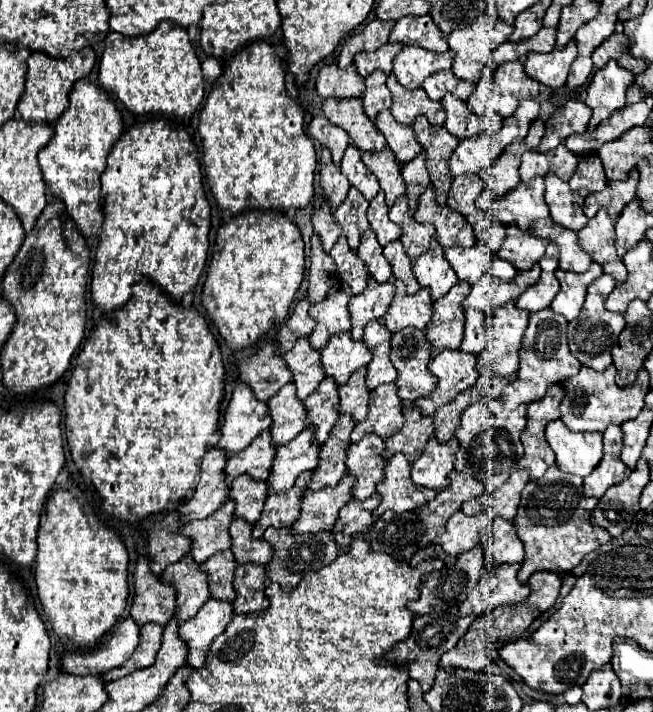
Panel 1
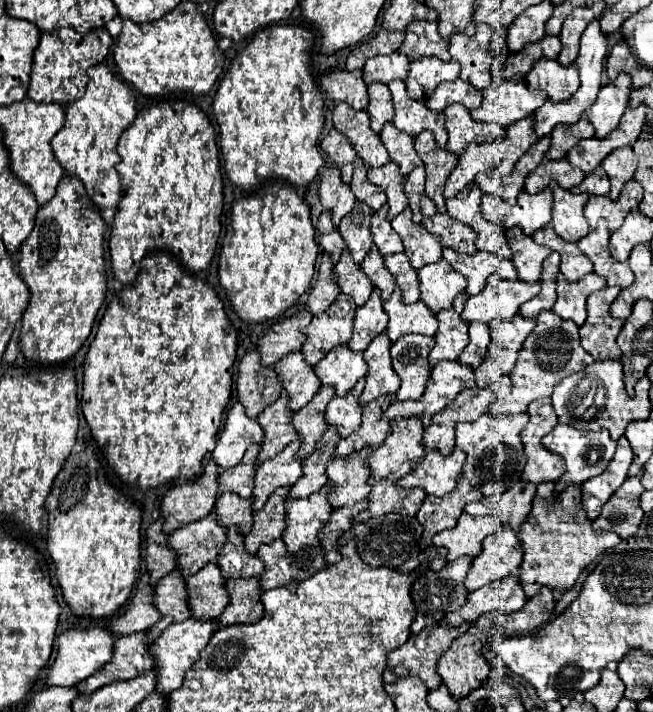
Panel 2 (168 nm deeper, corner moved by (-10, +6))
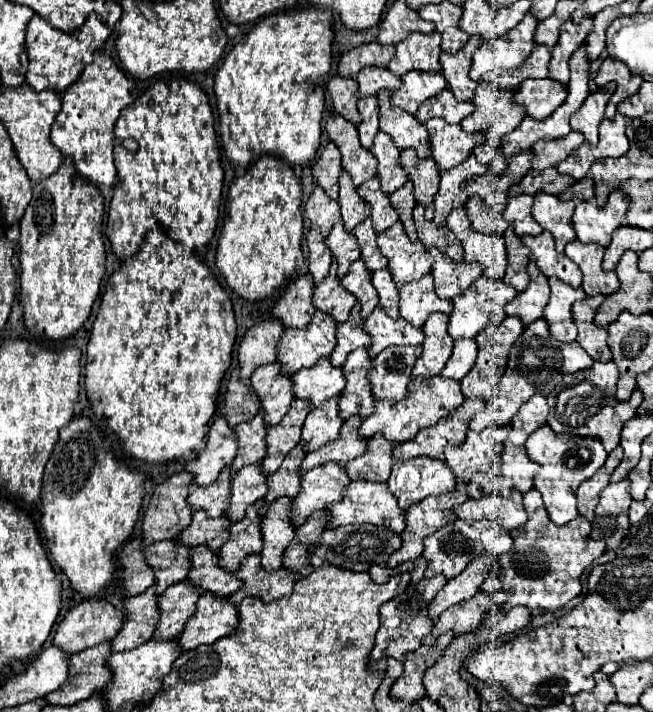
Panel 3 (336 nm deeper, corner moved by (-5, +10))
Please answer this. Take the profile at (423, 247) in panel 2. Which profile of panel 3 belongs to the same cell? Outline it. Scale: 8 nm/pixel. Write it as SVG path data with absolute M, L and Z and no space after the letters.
M400 222L378 236L378 248L388 258L388 272L392 274L392 280L398 288L428 274L434 262L420 240L412 244L406 238Z

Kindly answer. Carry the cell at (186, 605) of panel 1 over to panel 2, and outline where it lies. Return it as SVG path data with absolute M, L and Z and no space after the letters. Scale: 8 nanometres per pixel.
M171 570L171 574L167 574L163 580L155 584L157 596L153 602L163 614L163 618L149 628L151 640L159 638L159 634L167 626L175 622L185 622L187 618L191 618L191 610L187 610L187 590L183 590L183 582L187 582L187 578L183 578L179 570Z

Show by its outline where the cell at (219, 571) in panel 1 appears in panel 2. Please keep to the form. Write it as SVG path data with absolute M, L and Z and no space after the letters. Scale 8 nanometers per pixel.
M209 562L199 570L199 574L187 578L187 584L191 592L189 604L195 618L217 618L223 612L223 606L227 606L225 578L219 574L219 566L215 566L215 562Z

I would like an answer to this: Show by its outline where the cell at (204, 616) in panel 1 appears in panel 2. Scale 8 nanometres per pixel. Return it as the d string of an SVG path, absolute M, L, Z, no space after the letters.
M189 618L181 624L173 624L169 626L151 646L151 654L155 656L155 666L159 668L157 674L157 690L169 694L173 690L177 690L183 684L185 672L191 670L191 666L195 666L195 662L199 660L201 650L207 646L207 642L211 640L211 634L215 634L219 626L215 626L215 618L211 618L211 622L195 622L195 618Z

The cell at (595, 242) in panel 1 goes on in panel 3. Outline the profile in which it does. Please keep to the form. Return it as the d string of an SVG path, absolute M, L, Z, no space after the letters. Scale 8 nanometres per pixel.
M570 242L566 246L566 256L572 258L572 262L578 264L582 270L582 290L586 290L586 296L594 294L614 294L618 290L618 278L614 272L602 270L602 256L604 248L598 244L584 244L584 242Z

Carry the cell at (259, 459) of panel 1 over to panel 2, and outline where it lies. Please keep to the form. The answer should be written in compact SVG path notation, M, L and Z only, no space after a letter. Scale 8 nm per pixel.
M251 446L251 450L247 450L239 466L233 466L231 470L223 470L223 474L219 476L219 494L235 492L239 496L251 496L255 488L257 454L259 454L259 446Z

